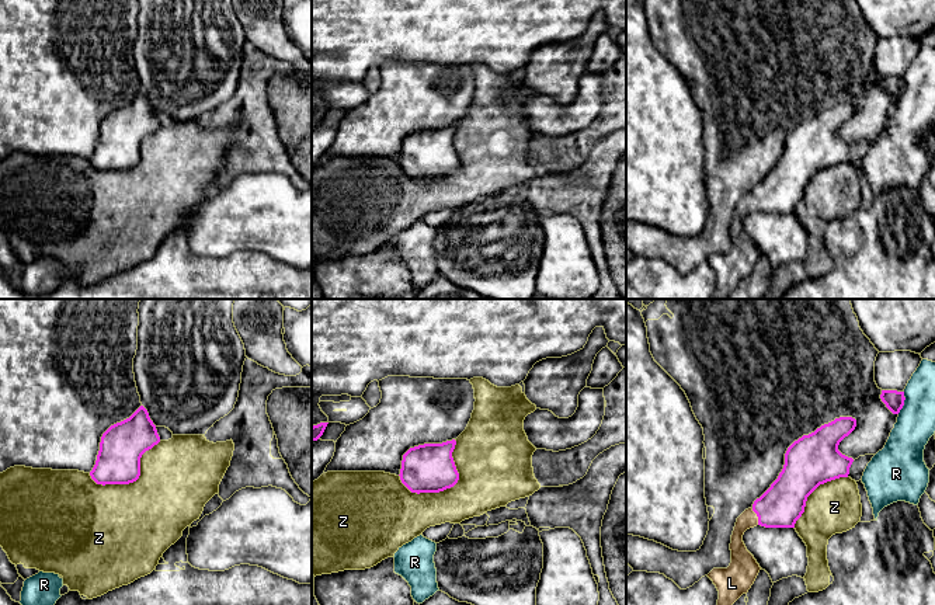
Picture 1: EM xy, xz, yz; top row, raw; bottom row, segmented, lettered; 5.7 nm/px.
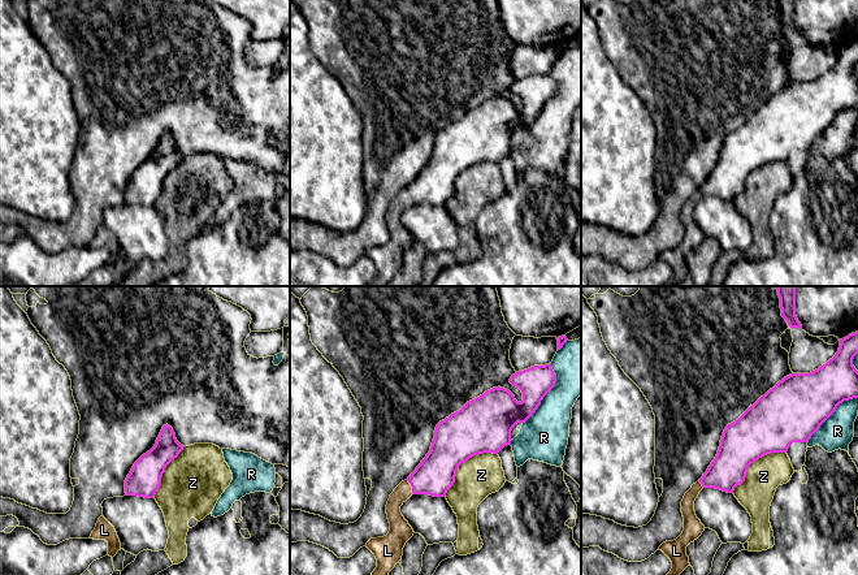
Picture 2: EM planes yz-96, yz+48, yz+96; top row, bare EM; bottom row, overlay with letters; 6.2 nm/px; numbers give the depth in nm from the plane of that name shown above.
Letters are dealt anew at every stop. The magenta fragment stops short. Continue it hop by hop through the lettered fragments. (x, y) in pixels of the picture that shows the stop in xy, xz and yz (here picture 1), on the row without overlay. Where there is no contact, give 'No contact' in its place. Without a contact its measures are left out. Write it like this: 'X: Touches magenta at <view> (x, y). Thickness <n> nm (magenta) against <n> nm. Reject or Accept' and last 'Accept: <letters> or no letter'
L: Touches magenta at yz (757, 201). Thickness 240 nm (magenta) against 100 nm. Accept
R: Touches magenta at yz (903, 87). Thickness 110 nm (magenta) against 220 nm. Reject
Z: Touches magenta at xz (449, 173). Thickness 280 nm (magenta) against 360 nm. Reject
Accept: L

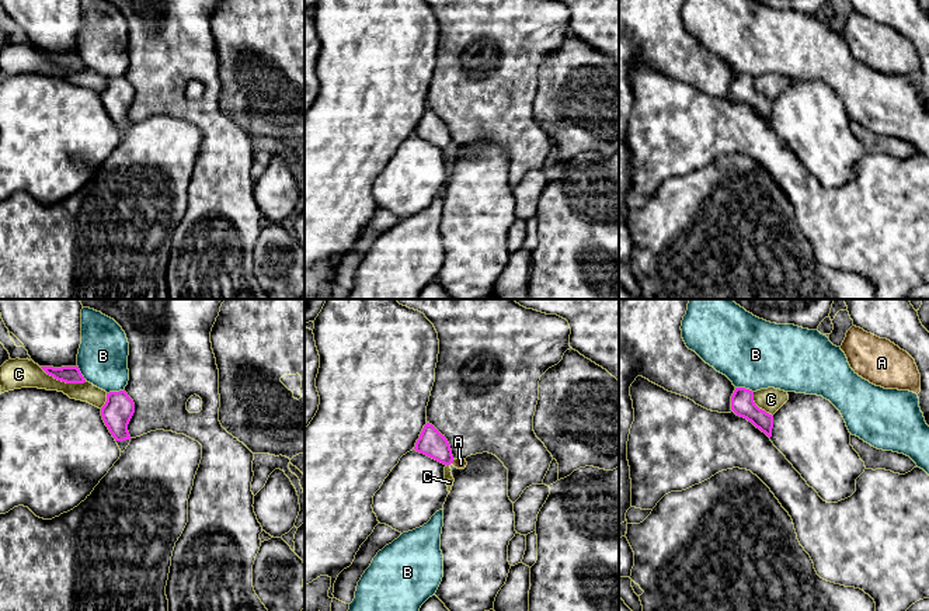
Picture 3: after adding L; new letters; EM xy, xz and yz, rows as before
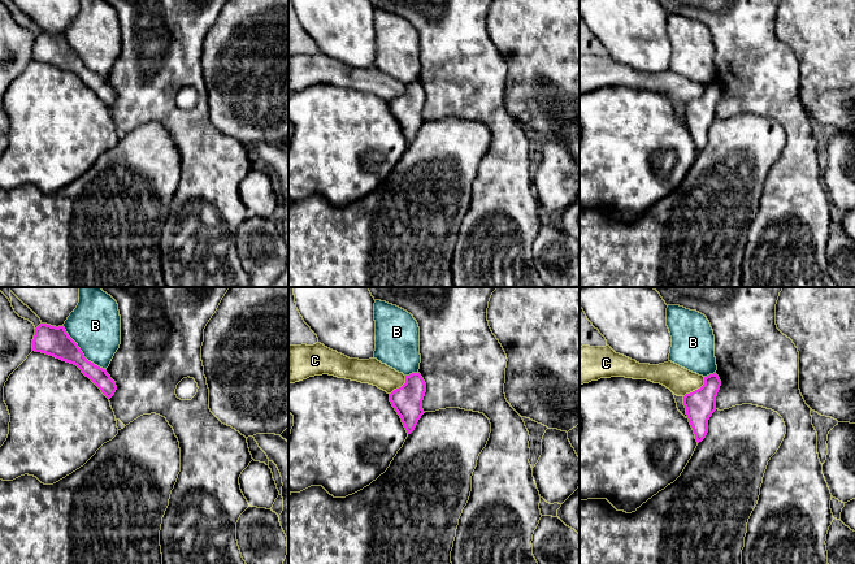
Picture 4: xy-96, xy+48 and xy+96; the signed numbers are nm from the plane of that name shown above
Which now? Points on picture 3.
A: Touches magenta at xz (452, 146). Thickness 160 nm (magenta) against 60 nm. Reject
B: Touches magenta at yz (744, 73). Thickness 140 nm (magenta) against 400 nm. Reject
C: Touches magenta at xy (63, 66). Thickness 100 nm (magenta) against 160 nm. Reject
Accept: no letter

